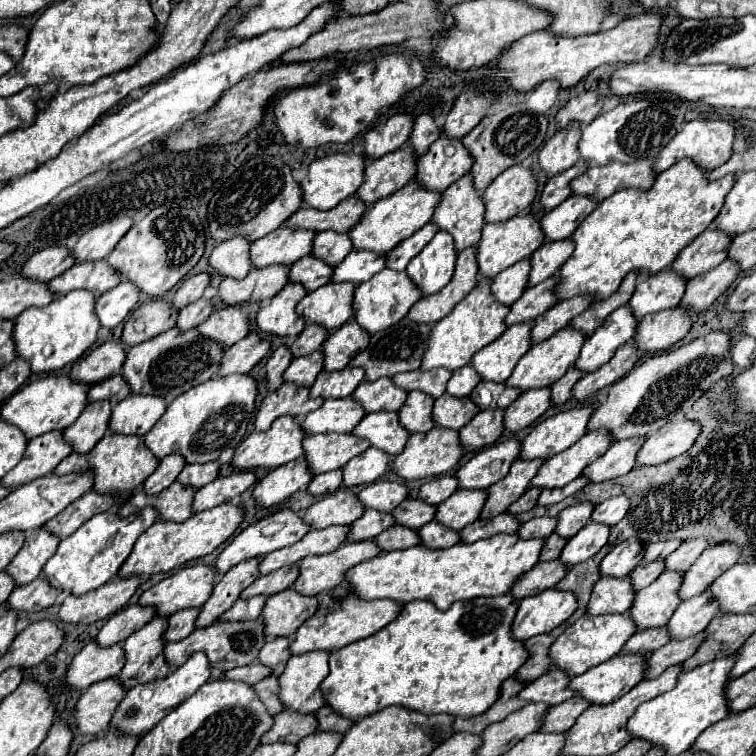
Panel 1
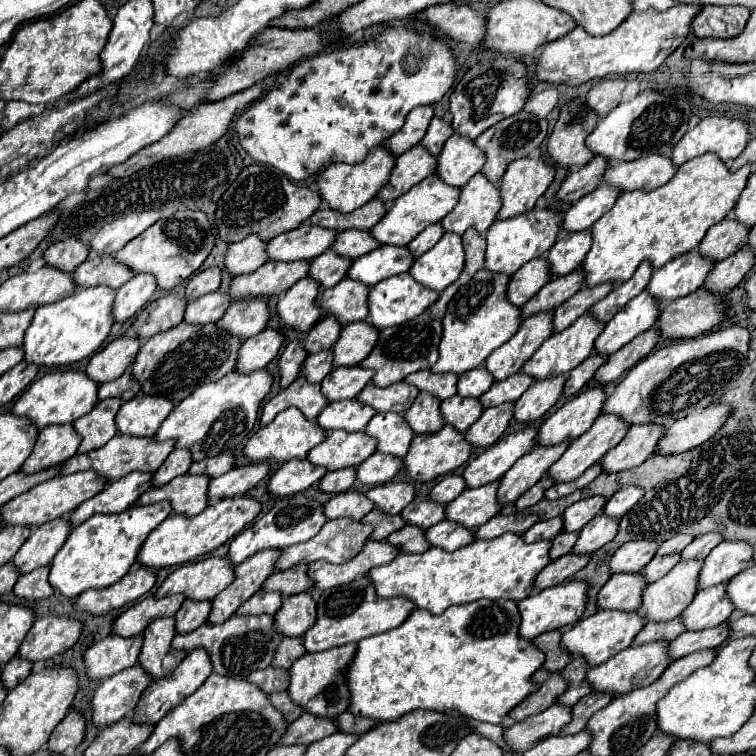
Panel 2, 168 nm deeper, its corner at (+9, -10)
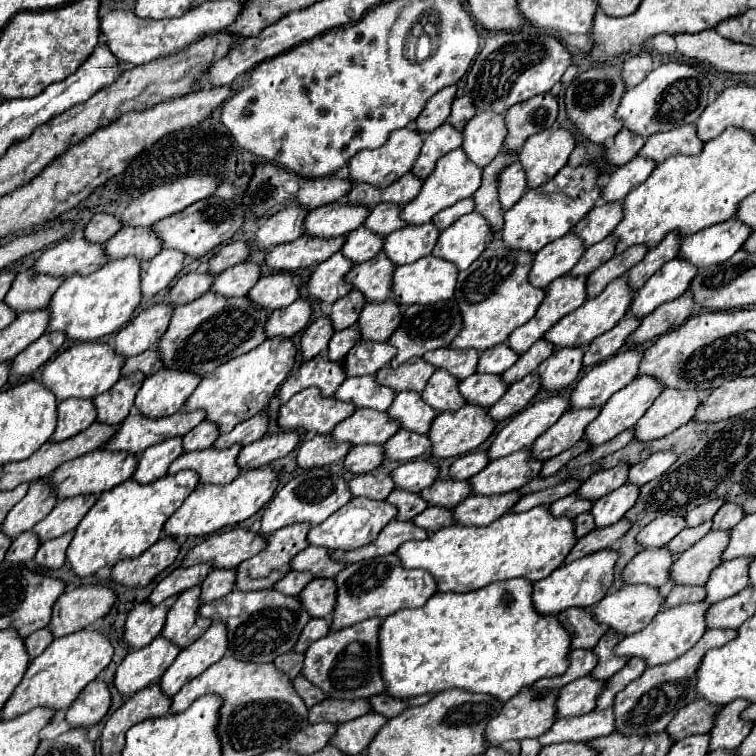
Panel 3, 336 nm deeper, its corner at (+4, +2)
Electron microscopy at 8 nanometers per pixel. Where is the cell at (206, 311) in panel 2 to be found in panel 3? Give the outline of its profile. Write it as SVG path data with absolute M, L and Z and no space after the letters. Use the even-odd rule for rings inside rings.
M241 262L233 268L227 268L225 272L221 272L215 282L211 284L209 292L223 296L223 298L235 298L235 296L245 296L253 284L259 280L261 272L259 266L251 264L251 262Z

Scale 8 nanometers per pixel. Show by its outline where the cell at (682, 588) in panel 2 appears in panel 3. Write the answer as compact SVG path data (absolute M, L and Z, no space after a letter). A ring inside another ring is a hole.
M709 532L705 538L701 538L697 544L693 544L689 550L685 550L671 566L671 582L675 586L687 584L687 586L703 586L711 574L713 568L721 564L721 552L725 550L729 532Z

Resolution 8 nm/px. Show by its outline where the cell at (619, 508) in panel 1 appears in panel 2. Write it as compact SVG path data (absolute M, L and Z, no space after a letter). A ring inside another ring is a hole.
M626 486L608 500L608 504L604 506L604 512L612 518L622 518L642 498L642 494L644 490L640 486Z

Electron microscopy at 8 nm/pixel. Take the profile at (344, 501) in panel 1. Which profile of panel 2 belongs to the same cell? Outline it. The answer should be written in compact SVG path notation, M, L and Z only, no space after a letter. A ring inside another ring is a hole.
M346 490L346 492L336 494L334 498L330 498L324 506L324 512L326 512L328 520L342 518L342 516L362 520L372 508L374 508L374 504L362 492Z

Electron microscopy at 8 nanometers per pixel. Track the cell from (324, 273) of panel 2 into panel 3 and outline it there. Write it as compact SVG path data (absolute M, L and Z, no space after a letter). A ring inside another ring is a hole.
M359 226L357 230L353 230L345 236L341 254L347 260L351 260L353 264L361 264L361 262L373 258L381 250L381 238L383 236L373 236L365 226Z

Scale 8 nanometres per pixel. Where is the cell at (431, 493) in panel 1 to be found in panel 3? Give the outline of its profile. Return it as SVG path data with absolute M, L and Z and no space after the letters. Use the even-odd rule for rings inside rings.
M471 452L461 458L457 458L449 468L451 480L469 480L473 474L481 472L489 464L487 452Z

